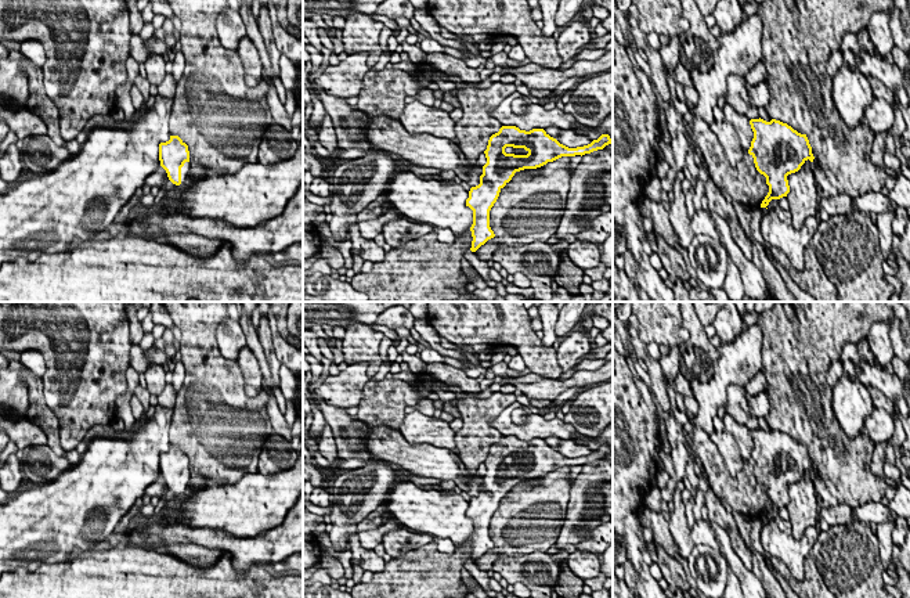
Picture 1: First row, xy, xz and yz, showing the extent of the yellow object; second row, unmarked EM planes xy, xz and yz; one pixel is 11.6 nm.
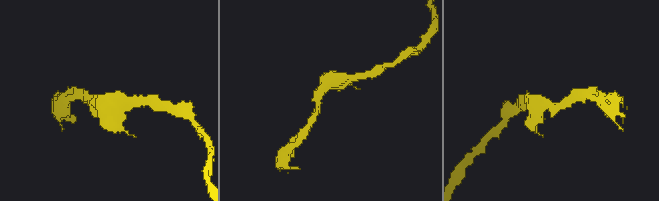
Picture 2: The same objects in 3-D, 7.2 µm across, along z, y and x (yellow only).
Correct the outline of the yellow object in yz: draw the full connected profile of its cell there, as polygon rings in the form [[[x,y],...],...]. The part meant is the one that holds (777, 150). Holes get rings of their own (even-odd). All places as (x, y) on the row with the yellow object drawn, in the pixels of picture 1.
[[[751,119],[754,138],[748,154],[756,170],[766,177],[769,192],[761,203],[766,208],[772,199],[787,197],[787,176],[795,173],[809,159],[813,162],[812,147],[806,134],[801,134],[787,123],[772,119]]]

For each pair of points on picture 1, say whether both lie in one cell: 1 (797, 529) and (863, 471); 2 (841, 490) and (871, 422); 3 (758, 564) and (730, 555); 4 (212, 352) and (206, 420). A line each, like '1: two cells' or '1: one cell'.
1: two cells
2: two cells
3: two cells
4: one cell

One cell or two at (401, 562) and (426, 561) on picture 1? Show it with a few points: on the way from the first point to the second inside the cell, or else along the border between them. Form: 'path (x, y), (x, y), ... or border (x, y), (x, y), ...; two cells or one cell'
path (407, 562), (421, 562); one cell

